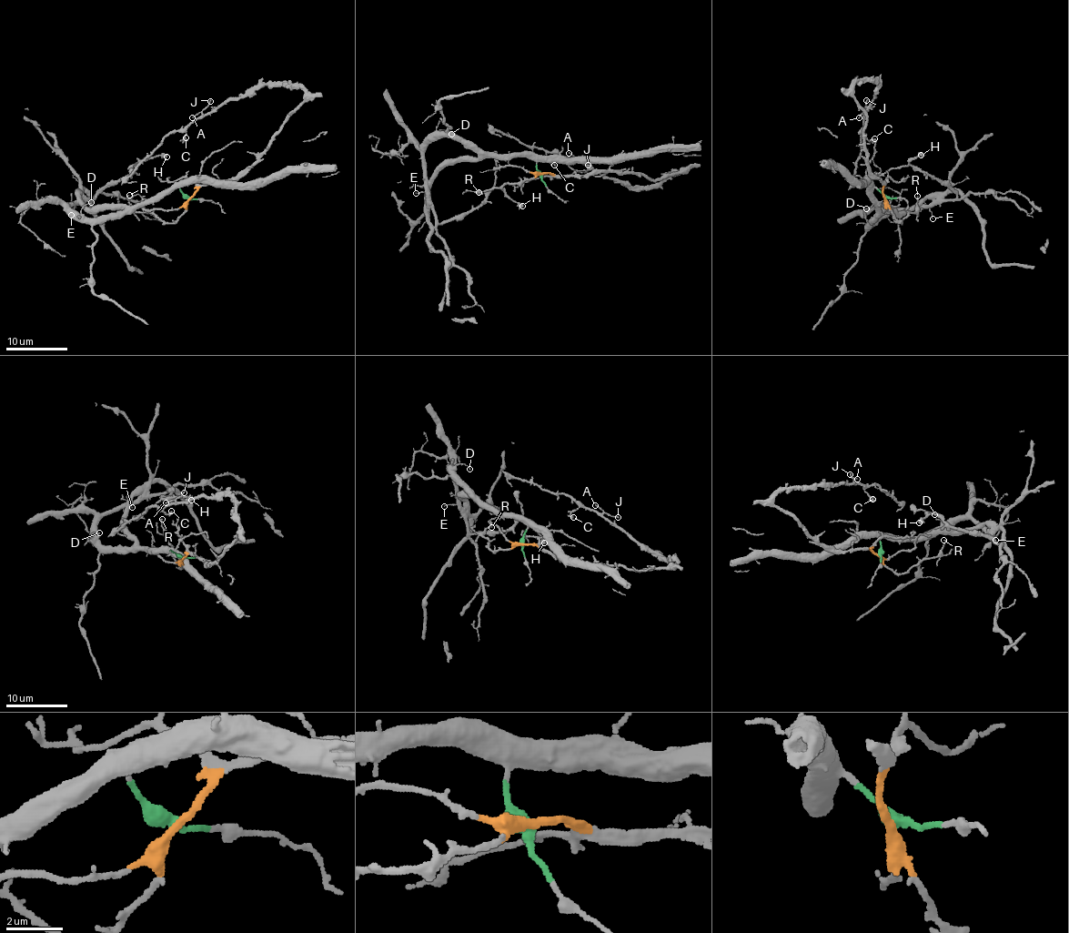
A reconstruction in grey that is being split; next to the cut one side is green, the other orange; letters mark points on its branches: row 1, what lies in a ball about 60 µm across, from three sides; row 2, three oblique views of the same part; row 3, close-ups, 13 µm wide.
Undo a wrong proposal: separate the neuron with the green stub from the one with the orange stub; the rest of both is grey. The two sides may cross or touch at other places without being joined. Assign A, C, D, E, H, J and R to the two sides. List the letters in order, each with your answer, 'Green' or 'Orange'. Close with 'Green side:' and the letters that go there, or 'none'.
A: Orange
C: Orange
D: Green
E: Green
H: Green
J: Orange
R: Orange
Green side: D, E, H

